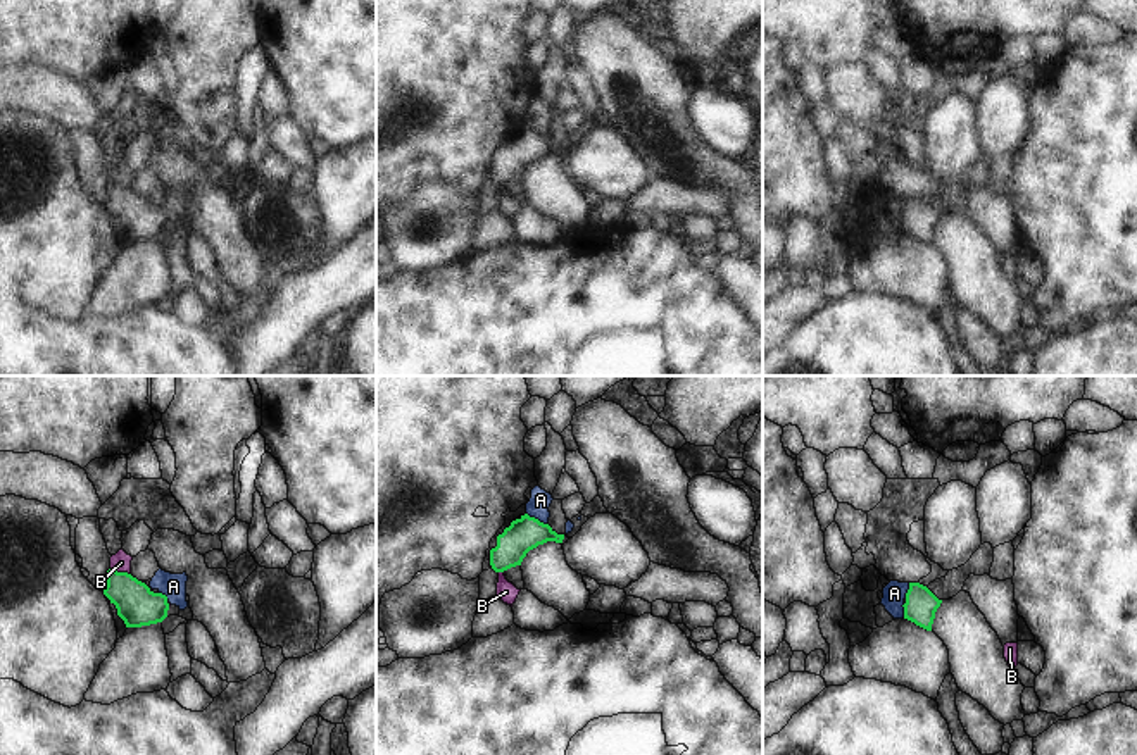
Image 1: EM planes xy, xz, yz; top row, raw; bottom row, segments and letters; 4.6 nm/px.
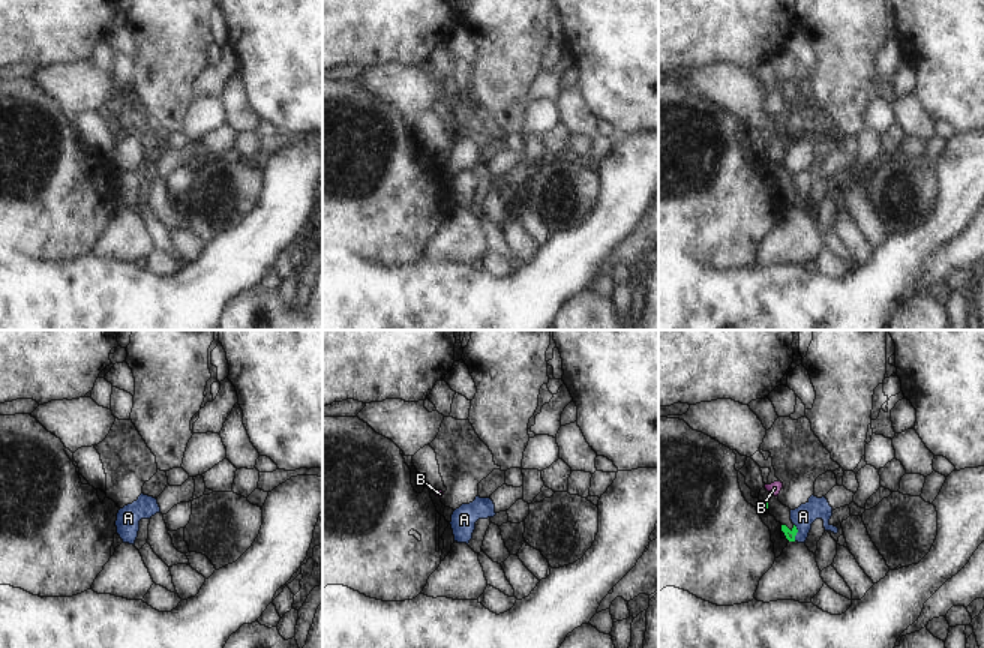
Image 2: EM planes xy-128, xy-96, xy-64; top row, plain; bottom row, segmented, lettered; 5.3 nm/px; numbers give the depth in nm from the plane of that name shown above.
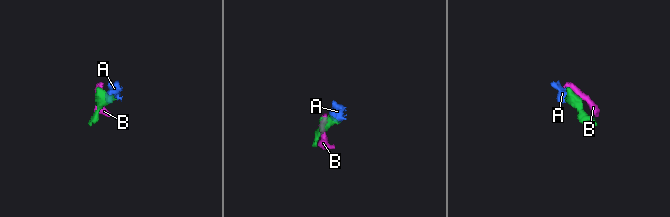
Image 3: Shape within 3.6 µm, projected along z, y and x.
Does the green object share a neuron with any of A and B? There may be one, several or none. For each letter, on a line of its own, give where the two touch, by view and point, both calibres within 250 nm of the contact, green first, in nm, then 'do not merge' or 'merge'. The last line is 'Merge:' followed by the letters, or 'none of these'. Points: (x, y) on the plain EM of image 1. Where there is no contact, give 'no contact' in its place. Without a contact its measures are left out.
A: xz (537, 133) | 160/100 nm | merge
B: xy (119, 187) | 190/90 nm | do not merge
Merge: A

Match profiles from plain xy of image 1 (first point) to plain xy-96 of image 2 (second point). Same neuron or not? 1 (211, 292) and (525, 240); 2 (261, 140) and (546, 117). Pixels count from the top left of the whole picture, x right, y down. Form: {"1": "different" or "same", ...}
{"1": "different", "2": "different"}

